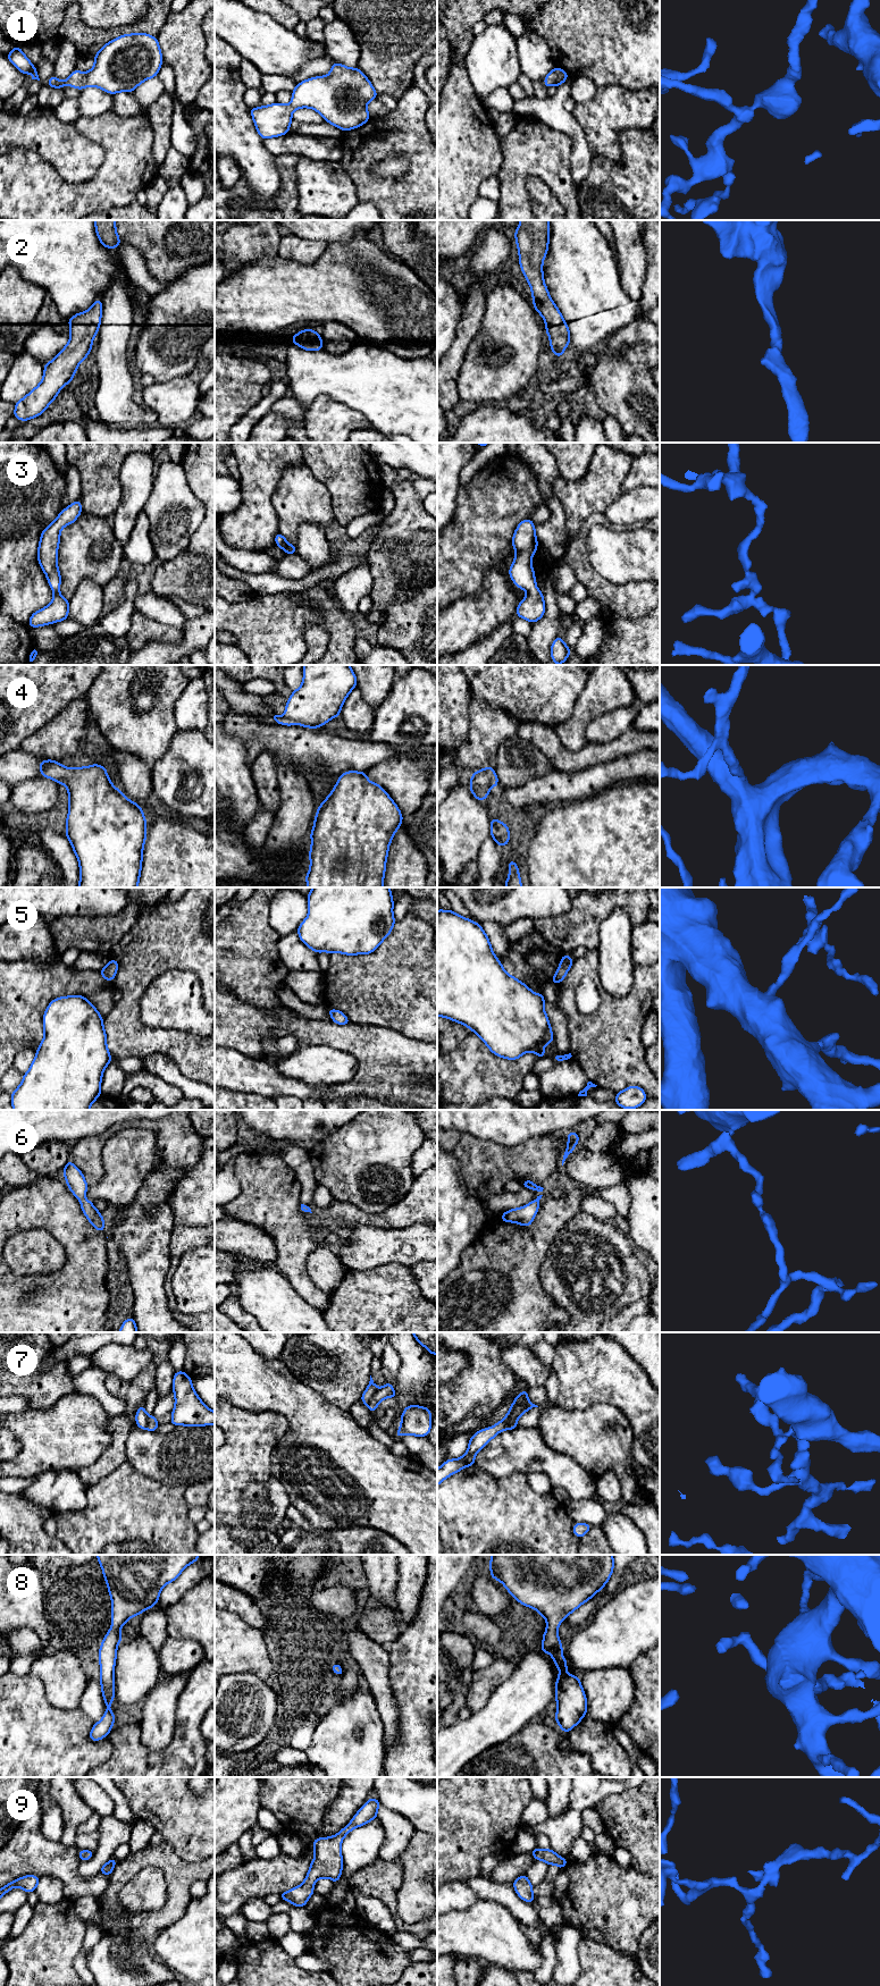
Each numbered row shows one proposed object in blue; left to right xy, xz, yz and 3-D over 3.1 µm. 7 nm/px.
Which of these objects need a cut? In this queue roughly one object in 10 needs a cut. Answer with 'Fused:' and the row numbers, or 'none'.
Fused: 7

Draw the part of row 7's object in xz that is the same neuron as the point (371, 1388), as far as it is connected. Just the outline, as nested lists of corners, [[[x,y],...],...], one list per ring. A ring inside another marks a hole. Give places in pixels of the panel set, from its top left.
[[[370,1375],[369,1385],[368,1385],[367,1389],[364,1390],[364,1392],[362,1394],[362,1396],[360,1398],[361,1402],[367,1405],[369,1403],[370,1398],[374,1396],[374,1394],[377,1390],[378,1390],[378,1388],[376,1387],[376,1385],[375,1385],[375,1382],[374,1382],[374,1380]]]

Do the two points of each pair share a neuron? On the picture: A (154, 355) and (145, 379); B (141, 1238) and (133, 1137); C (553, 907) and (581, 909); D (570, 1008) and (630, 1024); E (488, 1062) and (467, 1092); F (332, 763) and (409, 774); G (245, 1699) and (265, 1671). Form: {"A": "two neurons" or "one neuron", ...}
{"A": "two neurons", "B": "two neurons", "C": "two neurons", "D": "one neuron", "E": "one neuron", "F": "two neurons", "G": "two neurons"}

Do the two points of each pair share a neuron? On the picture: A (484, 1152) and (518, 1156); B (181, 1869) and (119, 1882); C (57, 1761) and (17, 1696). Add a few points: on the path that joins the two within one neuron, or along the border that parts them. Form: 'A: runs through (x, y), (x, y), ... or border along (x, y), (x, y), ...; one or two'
A: runs through (492, 1156), (510, 1156); one
B: runs through (165, 1860), (139, 1860), (133, 1866); one
C: runs through (50, 1745), (25, 1719), (23, 1711); one

